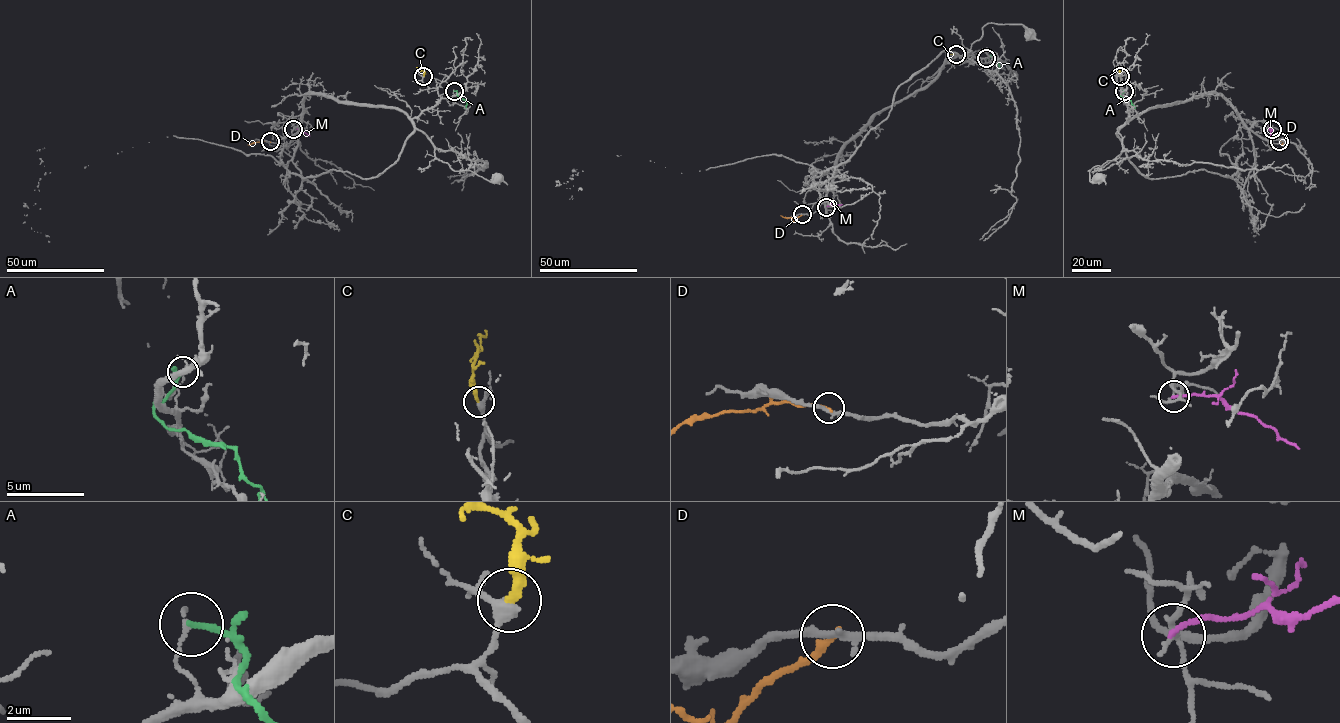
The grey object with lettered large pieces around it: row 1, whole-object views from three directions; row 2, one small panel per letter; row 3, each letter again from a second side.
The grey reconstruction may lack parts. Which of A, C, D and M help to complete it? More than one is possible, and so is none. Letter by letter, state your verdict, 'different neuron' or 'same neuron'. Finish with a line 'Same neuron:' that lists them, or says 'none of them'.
A: different neuron
C: same neuron
D: different neuron
M: different neuron
Same neuron: C

